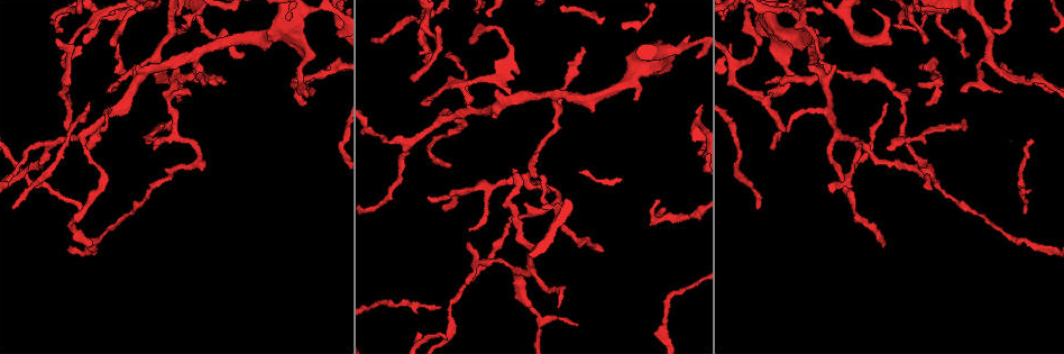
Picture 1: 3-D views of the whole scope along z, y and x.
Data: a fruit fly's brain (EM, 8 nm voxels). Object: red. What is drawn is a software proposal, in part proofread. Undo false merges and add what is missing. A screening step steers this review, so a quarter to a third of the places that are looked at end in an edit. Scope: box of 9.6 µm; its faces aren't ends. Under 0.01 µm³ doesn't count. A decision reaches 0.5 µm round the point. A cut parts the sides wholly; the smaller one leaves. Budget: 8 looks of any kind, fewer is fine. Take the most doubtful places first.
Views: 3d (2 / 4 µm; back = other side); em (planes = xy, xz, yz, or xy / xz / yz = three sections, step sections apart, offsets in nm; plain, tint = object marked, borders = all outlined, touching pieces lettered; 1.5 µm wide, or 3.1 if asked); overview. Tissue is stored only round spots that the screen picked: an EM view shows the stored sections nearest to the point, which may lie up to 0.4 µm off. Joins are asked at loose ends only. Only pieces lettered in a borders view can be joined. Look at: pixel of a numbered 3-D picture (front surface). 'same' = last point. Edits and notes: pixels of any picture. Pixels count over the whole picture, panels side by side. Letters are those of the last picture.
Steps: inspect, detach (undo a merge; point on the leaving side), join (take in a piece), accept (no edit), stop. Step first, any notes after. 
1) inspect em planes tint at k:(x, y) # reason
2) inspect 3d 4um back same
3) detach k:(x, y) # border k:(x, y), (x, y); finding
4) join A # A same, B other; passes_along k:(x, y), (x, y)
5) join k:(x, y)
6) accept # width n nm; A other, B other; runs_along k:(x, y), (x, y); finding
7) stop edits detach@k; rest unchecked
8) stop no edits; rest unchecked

inspect em planes borders at 1:(514, 171) # an open end

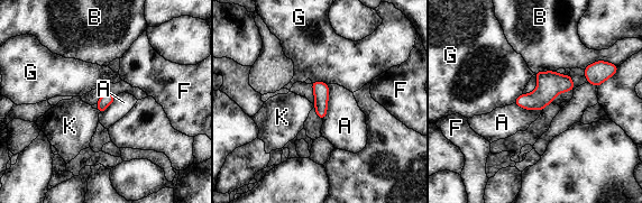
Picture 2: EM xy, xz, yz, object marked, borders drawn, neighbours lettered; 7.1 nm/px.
accept # width 90 nm; longest_contact A 260 nm; A other, B other, F other, G other, K other; none of them fits

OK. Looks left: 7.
inspect em xy step 4 borders at 1:(753, 45) # branch stops here

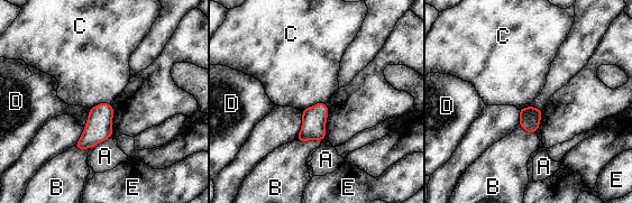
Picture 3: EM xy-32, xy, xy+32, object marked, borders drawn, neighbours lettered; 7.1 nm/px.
accept # width 140 nm; A other, B other, C other, D other, E other; border 3:(324, 102), (318, 102), (302, 110); no lettered piece goes on from it

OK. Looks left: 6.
inspect 3d 2um at 1:(471, 245) # tapers out

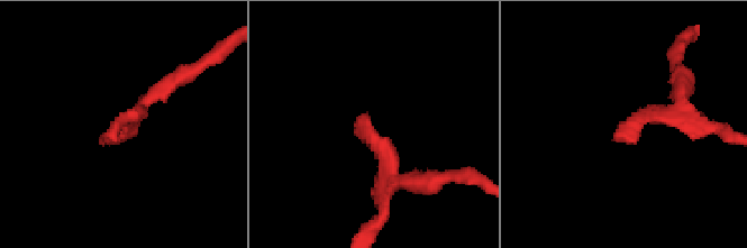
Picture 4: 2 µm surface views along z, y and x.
inspect em planes borders at 4:(616, 138) # shape alone is not enough

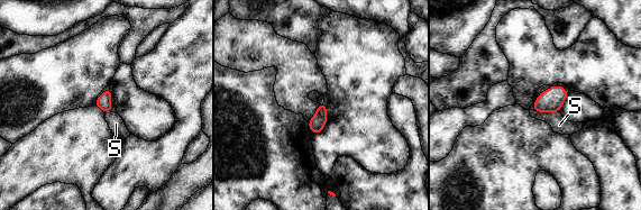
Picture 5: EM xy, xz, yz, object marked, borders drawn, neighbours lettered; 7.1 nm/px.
accept # width 100 nm; S other; border 5:(536, 110), (557, 112); no lettered piece goes on from it

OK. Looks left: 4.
stop no edits; rest unchecked

